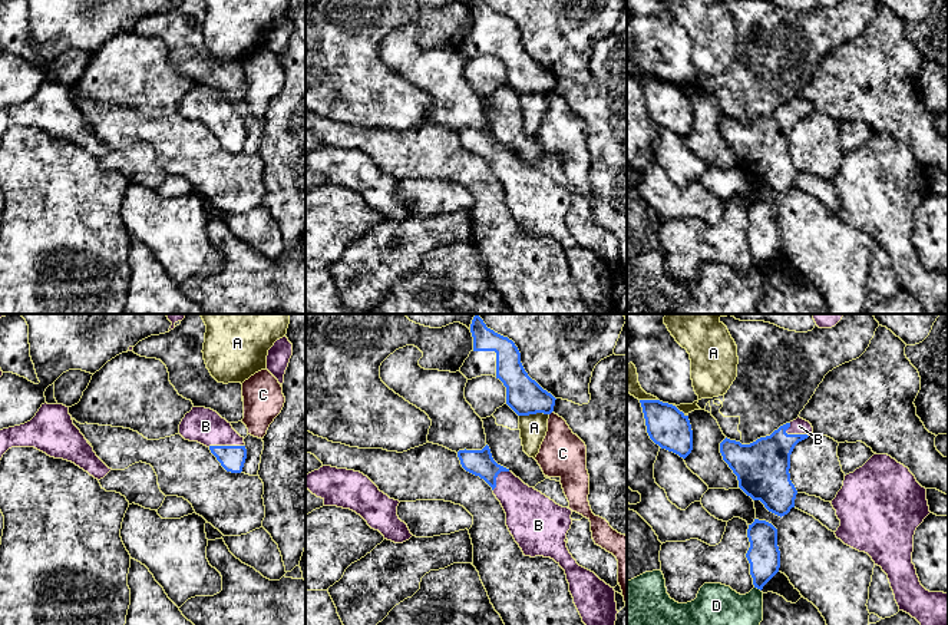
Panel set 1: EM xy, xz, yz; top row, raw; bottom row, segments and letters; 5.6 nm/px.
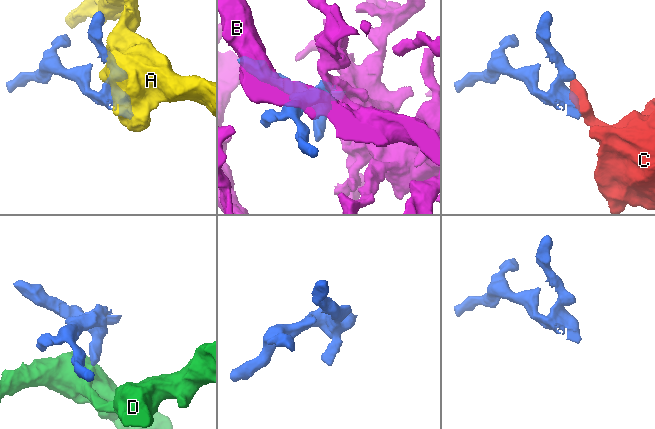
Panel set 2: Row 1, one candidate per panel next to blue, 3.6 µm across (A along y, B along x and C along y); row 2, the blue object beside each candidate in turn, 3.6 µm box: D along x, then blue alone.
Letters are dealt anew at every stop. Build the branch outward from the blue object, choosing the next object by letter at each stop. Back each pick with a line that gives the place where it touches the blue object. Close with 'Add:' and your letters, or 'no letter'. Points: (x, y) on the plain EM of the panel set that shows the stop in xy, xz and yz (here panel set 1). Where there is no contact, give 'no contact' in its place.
B: contact xy (225, 125)
Add: B

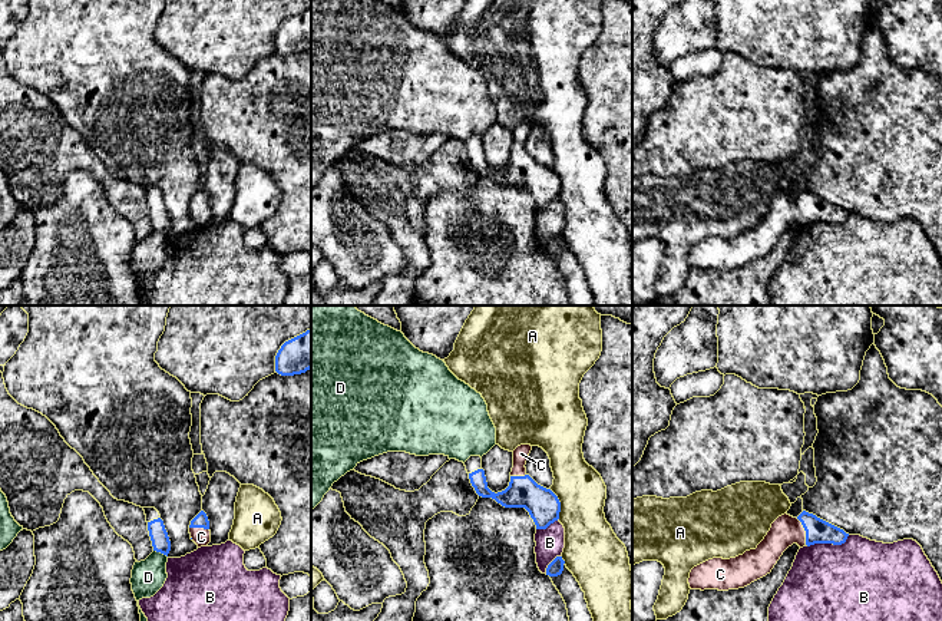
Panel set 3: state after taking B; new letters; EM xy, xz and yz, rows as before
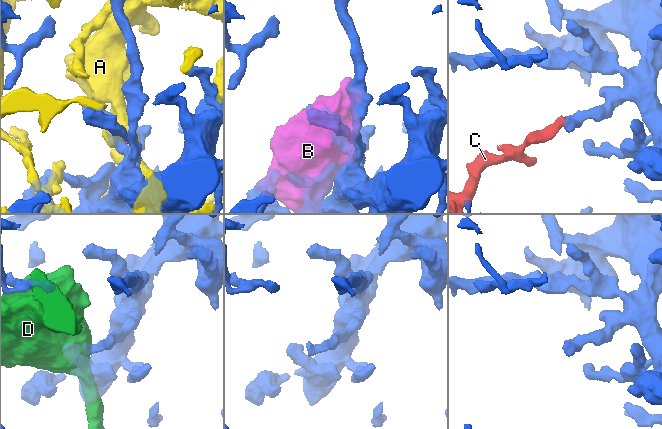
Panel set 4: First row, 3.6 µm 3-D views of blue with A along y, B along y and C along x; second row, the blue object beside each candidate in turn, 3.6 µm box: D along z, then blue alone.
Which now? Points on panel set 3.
C: contact yz (805, 208)
Add: C

